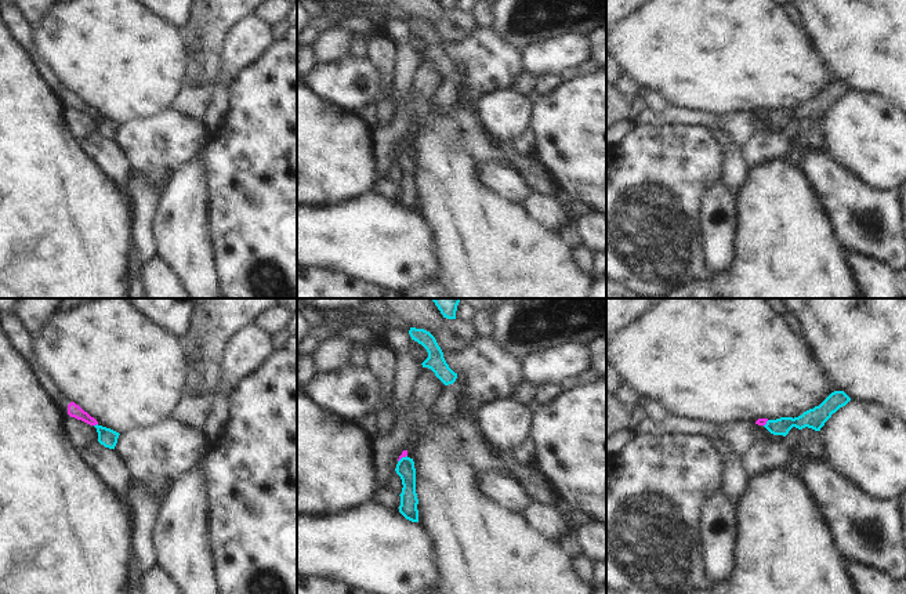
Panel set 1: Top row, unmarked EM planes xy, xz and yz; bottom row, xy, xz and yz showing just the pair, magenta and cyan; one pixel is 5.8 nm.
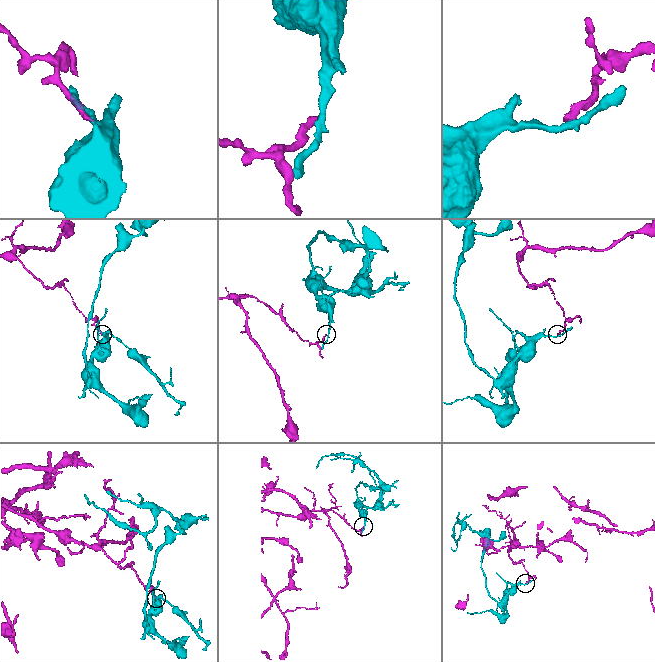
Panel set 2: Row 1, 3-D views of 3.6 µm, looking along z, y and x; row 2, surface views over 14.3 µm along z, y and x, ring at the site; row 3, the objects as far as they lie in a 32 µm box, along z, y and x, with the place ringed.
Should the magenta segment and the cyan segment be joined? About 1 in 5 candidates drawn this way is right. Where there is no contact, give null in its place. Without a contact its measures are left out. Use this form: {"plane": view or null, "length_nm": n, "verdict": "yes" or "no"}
{"plane": "xy", "length_nm": 30, "verdict": "no"}

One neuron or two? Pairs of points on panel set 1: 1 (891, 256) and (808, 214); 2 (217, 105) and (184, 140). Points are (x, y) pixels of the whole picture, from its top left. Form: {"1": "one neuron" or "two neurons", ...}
{"1": "two neurons", "2": "two neurons"}

